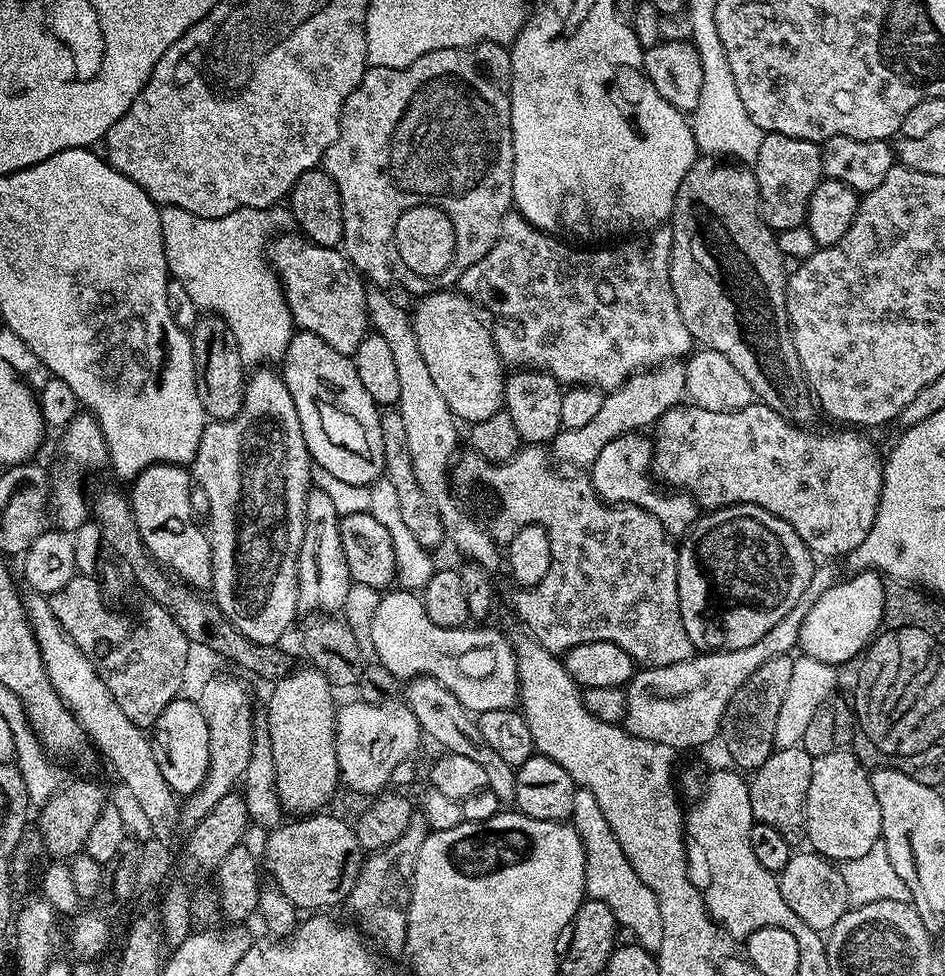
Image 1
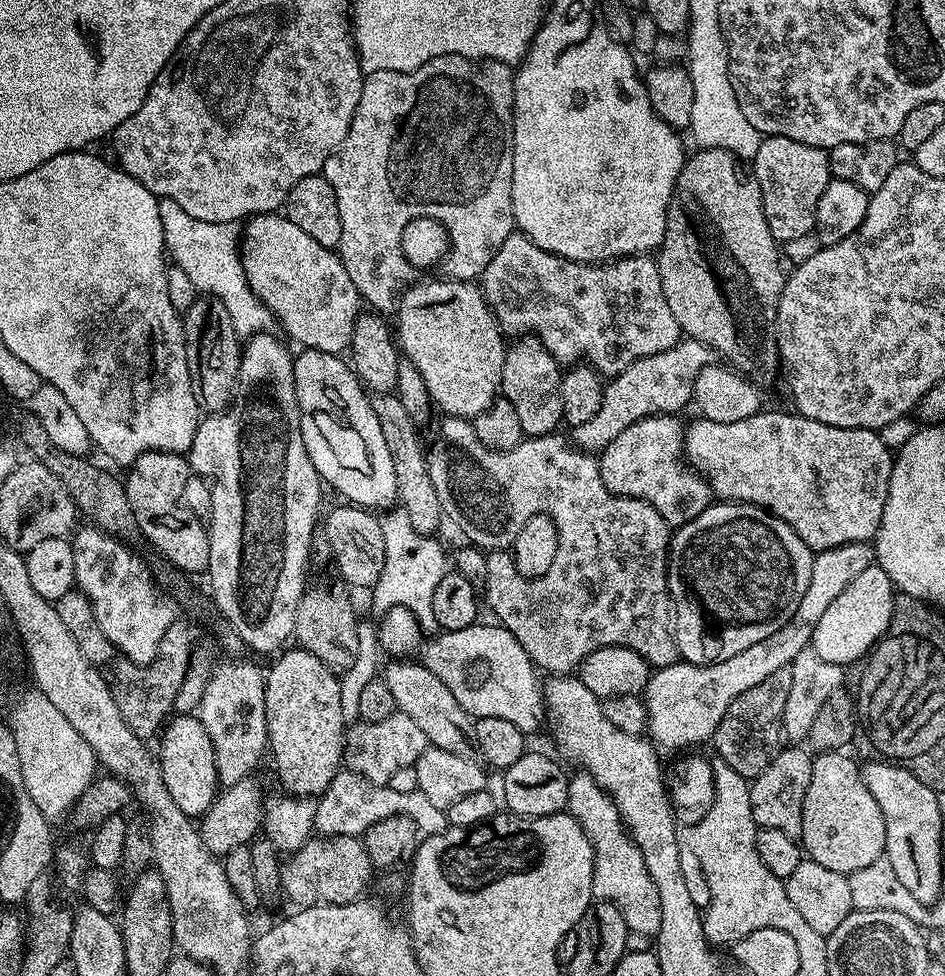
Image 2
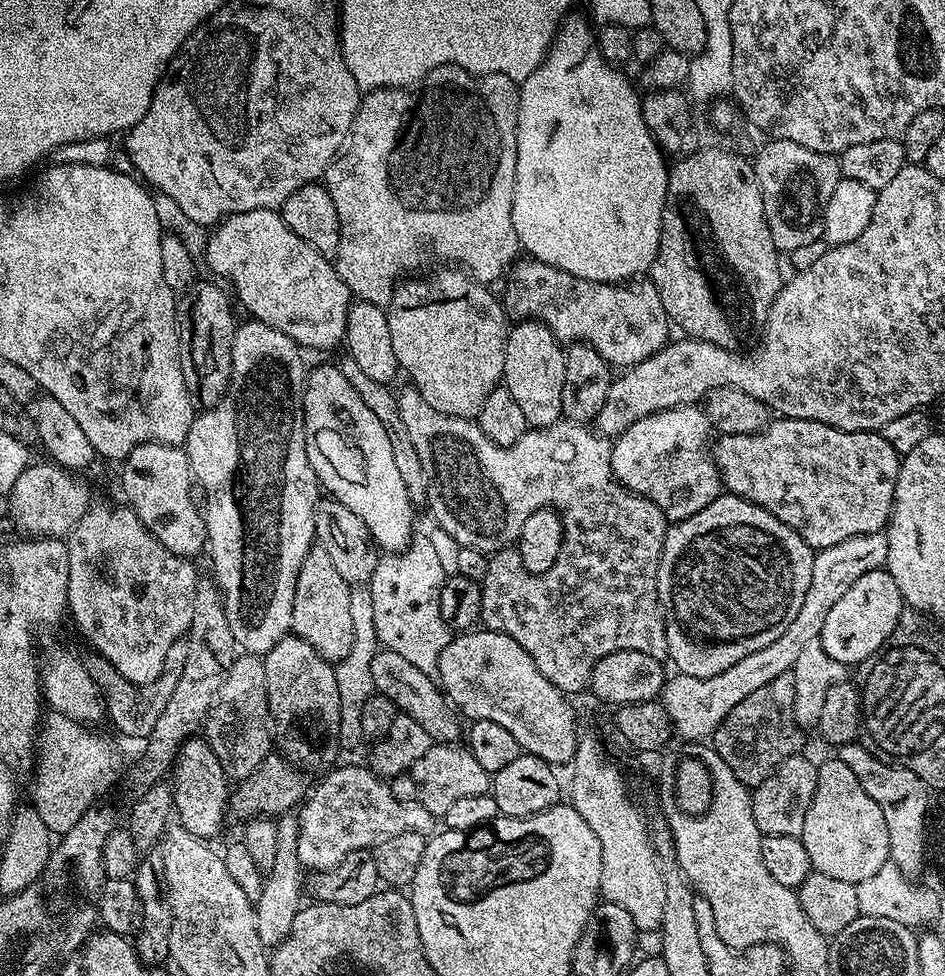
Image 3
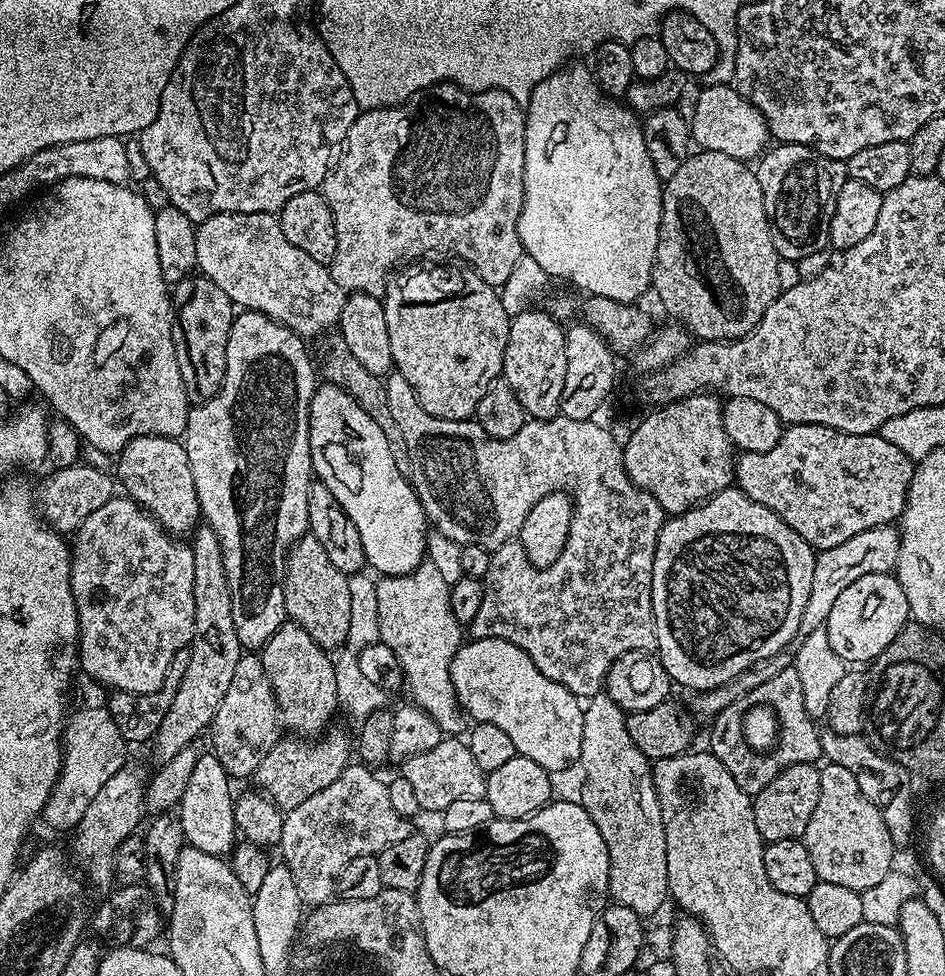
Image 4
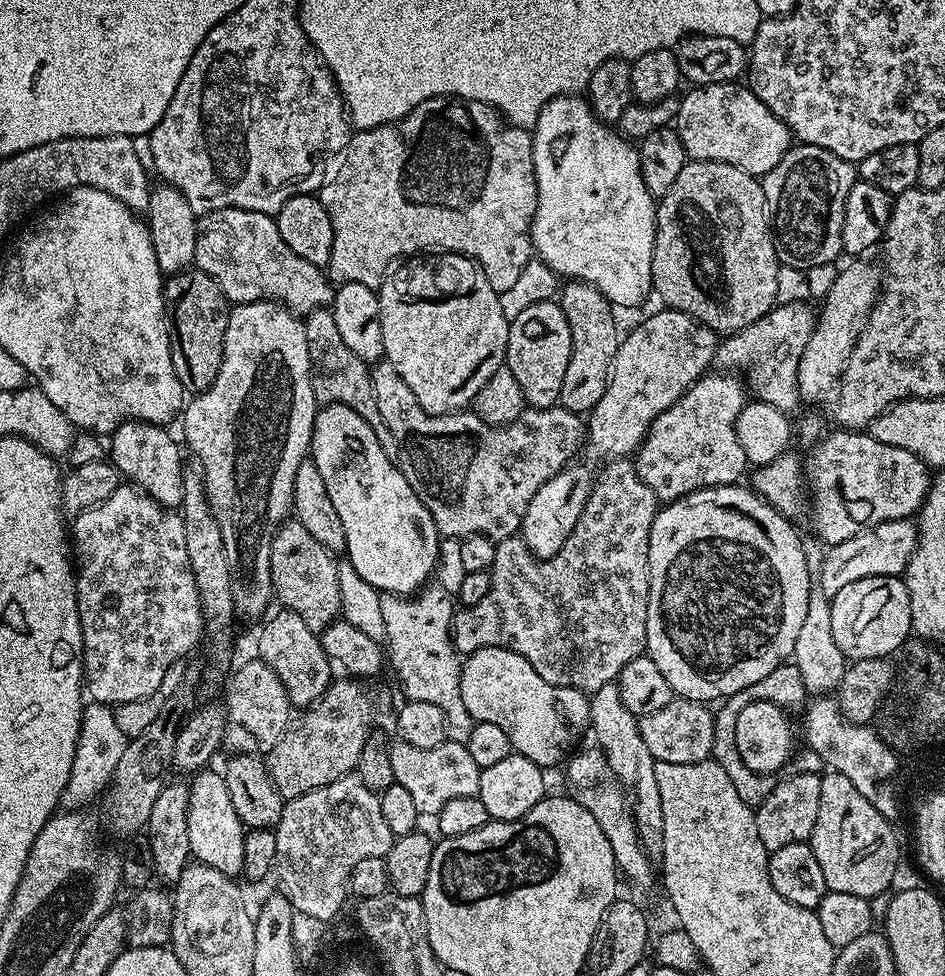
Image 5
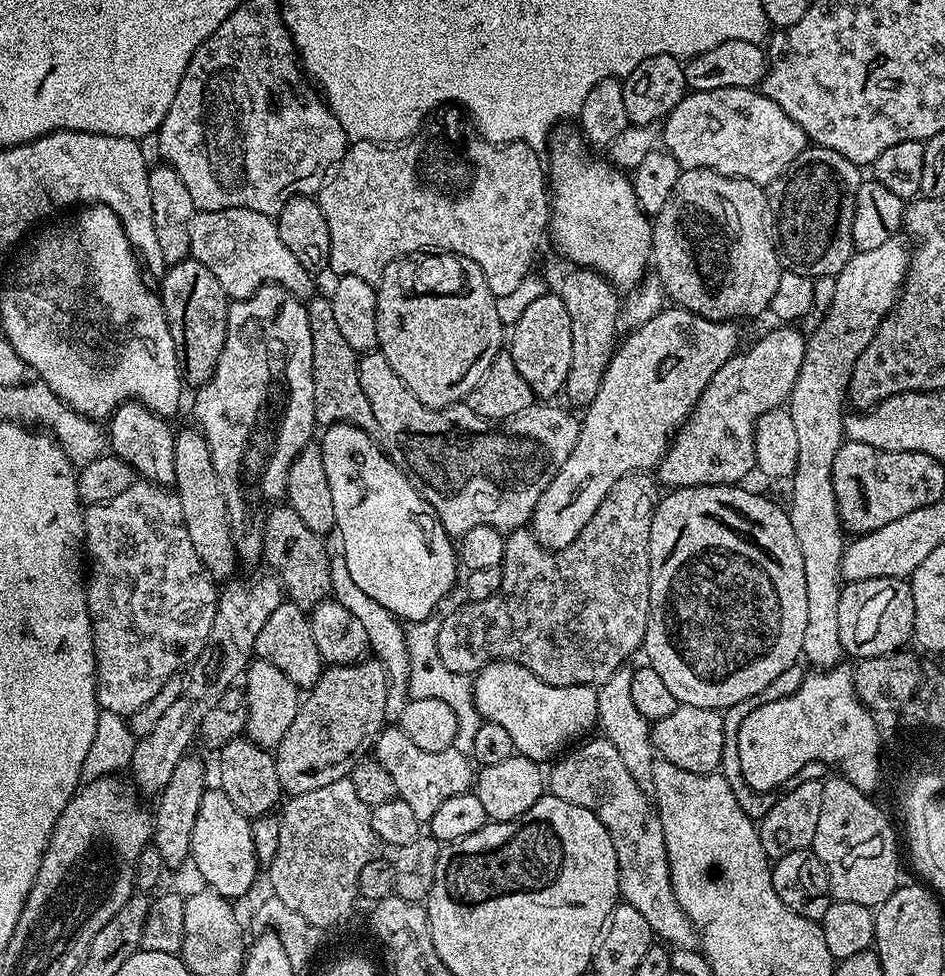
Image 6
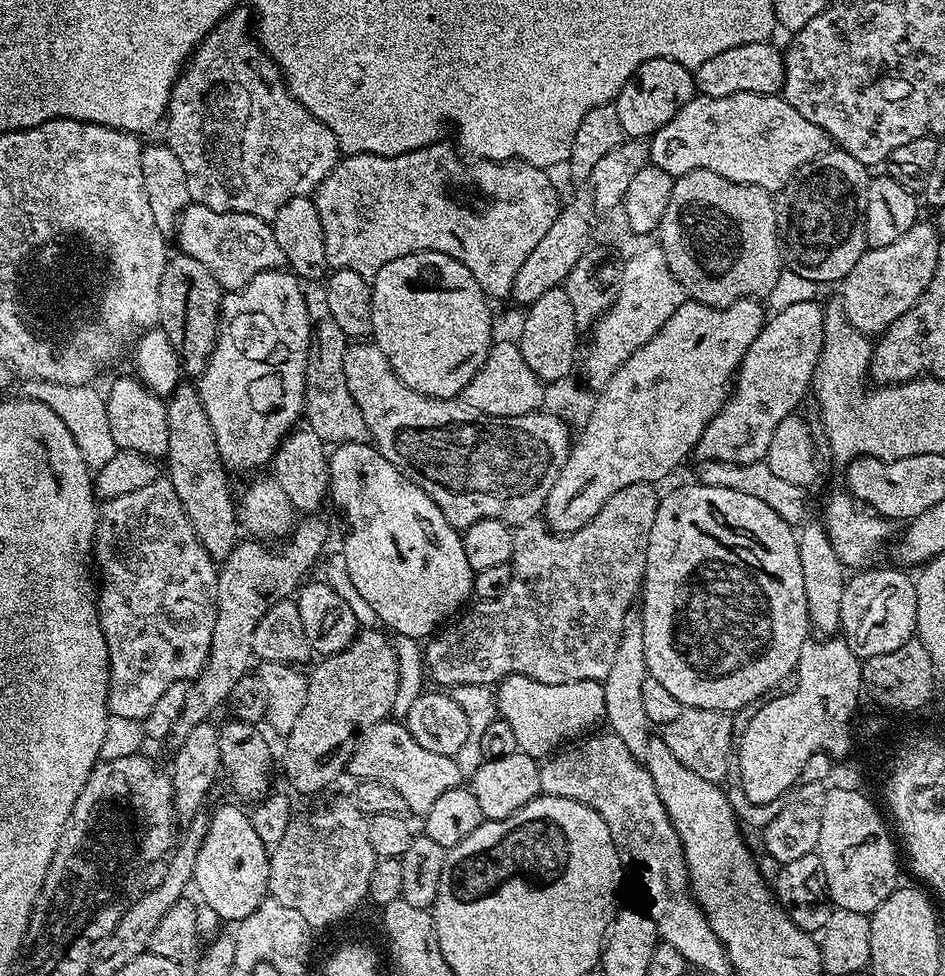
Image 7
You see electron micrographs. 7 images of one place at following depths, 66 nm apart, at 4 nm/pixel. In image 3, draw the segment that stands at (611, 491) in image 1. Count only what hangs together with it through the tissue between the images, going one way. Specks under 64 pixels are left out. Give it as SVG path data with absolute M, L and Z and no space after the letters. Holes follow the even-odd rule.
M696 404L650 414L612 440L614 478L623 488L654 502L669 522L690 518L722 494L722 477L712 461L708 440L713 432L707 411Z

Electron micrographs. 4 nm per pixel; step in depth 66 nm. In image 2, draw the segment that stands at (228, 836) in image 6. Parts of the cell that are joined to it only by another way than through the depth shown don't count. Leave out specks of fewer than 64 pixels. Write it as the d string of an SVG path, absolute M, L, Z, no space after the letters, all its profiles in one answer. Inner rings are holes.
M176 714L165 723L159 740L160 777L166 790L170 790L170 798L174 798L182 814L203 817L208 807L216 801L218 791L214 746L210 742L210 734L206 734L206 726L202 726L199 715Z

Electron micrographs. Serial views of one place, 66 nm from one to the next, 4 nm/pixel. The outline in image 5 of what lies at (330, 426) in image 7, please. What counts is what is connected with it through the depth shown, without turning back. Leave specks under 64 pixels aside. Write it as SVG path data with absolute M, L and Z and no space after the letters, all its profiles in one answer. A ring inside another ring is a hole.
M331 307L309 312L303 317L303 322L306 330L306 346L312 363L312 389L317 401L321 405L350 406L350 410L362 414L362 418L366 418L366 422L370 422L372 428L383 429L384 423L382 414L378 410L378 401L374 398L369 365L365 364L362 358L358 358L354 350L347 348L346 341L341 338L338 326L334 323Z

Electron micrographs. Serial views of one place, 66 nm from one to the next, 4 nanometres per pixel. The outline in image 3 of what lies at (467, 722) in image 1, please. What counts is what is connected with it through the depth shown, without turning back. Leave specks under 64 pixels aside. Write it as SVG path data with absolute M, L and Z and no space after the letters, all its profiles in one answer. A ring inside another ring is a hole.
M381 647L374 654L374 660L370 662L370 678L374 678L376 692L390 698L390 702L394 702L396 709L403 715L414 718L414 722L418 722L418 726L422 726L422 730L430 734L432 741L456 742L461 739L462 724L460 728L461 717L457 709L444 695L437 681L429 673L414 666L409 659L402 658L394 650Z

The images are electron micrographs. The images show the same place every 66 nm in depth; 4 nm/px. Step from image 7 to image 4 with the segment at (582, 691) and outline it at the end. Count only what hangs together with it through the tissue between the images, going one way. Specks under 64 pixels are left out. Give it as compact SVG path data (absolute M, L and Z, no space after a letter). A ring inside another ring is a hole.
M502 638L469 639L461 643L460 648L450 662L449 680L456 691L458 705L473 721L490 722L500 727L514 742L517 756L530 758L530 762L538 762L550 774L564 772L575 765L582 754L582 722L584 710L581 697L574 695L566 686L546 678L534 662L530 662L530 654L518 650L514 642L506 642Z

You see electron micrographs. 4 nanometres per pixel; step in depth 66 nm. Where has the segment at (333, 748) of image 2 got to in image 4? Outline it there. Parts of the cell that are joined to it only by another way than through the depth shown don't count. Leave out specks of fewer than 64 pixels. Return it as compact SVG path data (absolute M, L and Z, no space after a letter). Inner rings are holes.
M291 622L281 624L280 629L259 649L258 655L274 690L281 725L300 738L319 737L333 723L332 715L338 712L333 657L328 657L331 655L320 648L302 626Z

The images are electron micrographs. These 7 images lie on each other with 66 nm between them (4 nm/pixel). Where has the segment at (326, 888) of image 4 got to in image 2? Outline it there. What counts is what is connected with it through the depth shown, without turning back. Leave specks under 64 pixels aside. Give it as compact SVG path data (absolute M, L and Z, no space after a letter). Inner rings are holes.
M341 770L337 772L334 782L316 800L316 825L315 831L325 837L333 836L359 836L363 837L364 831L374 822L382 822L382 818L391 816L408 816L416 823L417 829L424 836L433 836L445 832L450 826L448 814L445 809L434 806L426 798L426 794L419 790L412 793L398 793L383 784L371 784L357 772Z

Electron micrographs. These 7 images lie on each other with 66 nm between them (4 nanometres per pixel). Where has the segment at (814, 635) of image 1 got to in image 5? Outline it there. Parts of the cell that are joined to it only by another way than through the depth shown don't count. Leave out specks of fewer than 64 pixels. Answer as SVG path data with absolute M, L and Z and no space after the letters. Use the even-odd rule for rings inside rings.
M875 576L858 578L858 582L842 586L842 590L830 598L830 626L834 629L834 642L838 642L838 650L842 650L849 661L888 658L900 647L901 651L913 635L910 594L903 579L898 576Z

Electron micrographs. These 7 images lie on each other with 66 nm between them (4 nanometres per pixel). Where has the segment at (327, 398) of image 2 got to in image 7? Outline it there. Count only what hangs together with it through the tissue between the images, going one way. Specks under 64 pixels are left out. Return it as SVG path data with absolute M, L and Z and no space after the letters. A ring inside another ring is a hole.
M371 443L335 445L328 457L328 478L331 503L340 507L348 527L342 551L354 590L370 602L377 621L384 623L385 629L393 628L396 636L431 637L449 617L461 611L460 603L473 595L474 573L466 562L463 535L446 522L440 507L416 483L402 475Z

